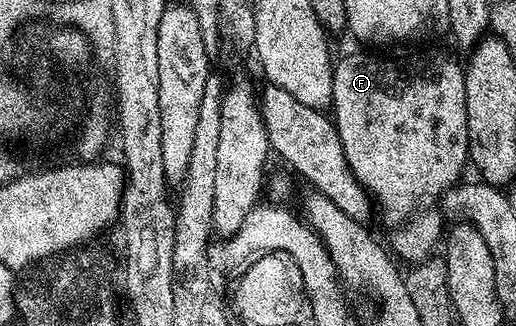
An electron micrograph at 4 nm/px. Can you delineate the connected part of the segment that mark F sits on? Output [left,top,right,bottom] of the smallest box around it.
[331,52,469,265]

